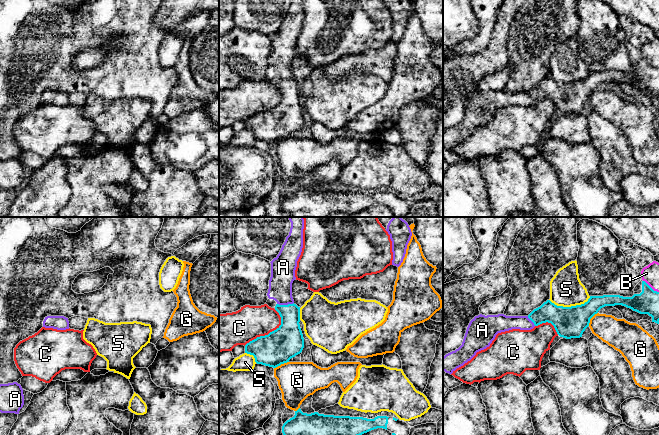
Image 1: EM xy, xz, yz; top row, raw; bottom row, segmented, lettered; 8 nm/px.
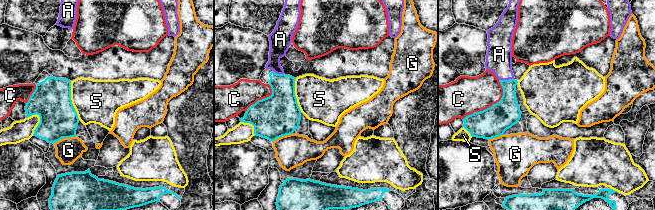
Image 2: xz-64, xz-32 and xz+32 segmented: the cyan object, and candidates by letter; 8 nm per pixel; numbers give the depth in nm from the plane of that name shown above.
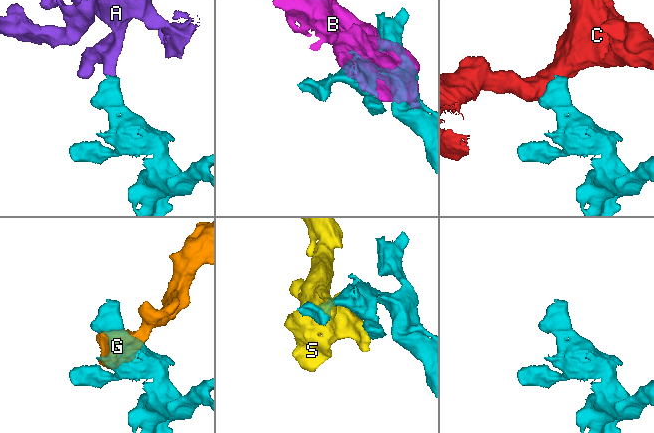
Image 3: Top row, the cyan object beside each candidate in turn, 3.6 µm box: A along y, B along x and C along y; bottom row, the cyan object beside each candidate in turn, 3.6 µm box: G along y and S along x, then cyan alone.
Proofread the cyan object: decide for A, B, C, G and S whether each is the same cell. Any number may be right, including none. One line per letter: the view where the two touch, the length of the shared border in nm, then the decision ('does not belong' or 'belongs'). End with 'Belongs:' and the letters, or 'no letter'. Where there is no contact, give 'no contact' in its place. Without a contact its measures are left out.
A: xz | 140 nm | belongs
B: yz | 160 nm | does not belong
C: xz | 380 nm | does not belong
G: xz | 130 nm | does not belong
S: yz | 340 nm | does not belong
Belongs: A

